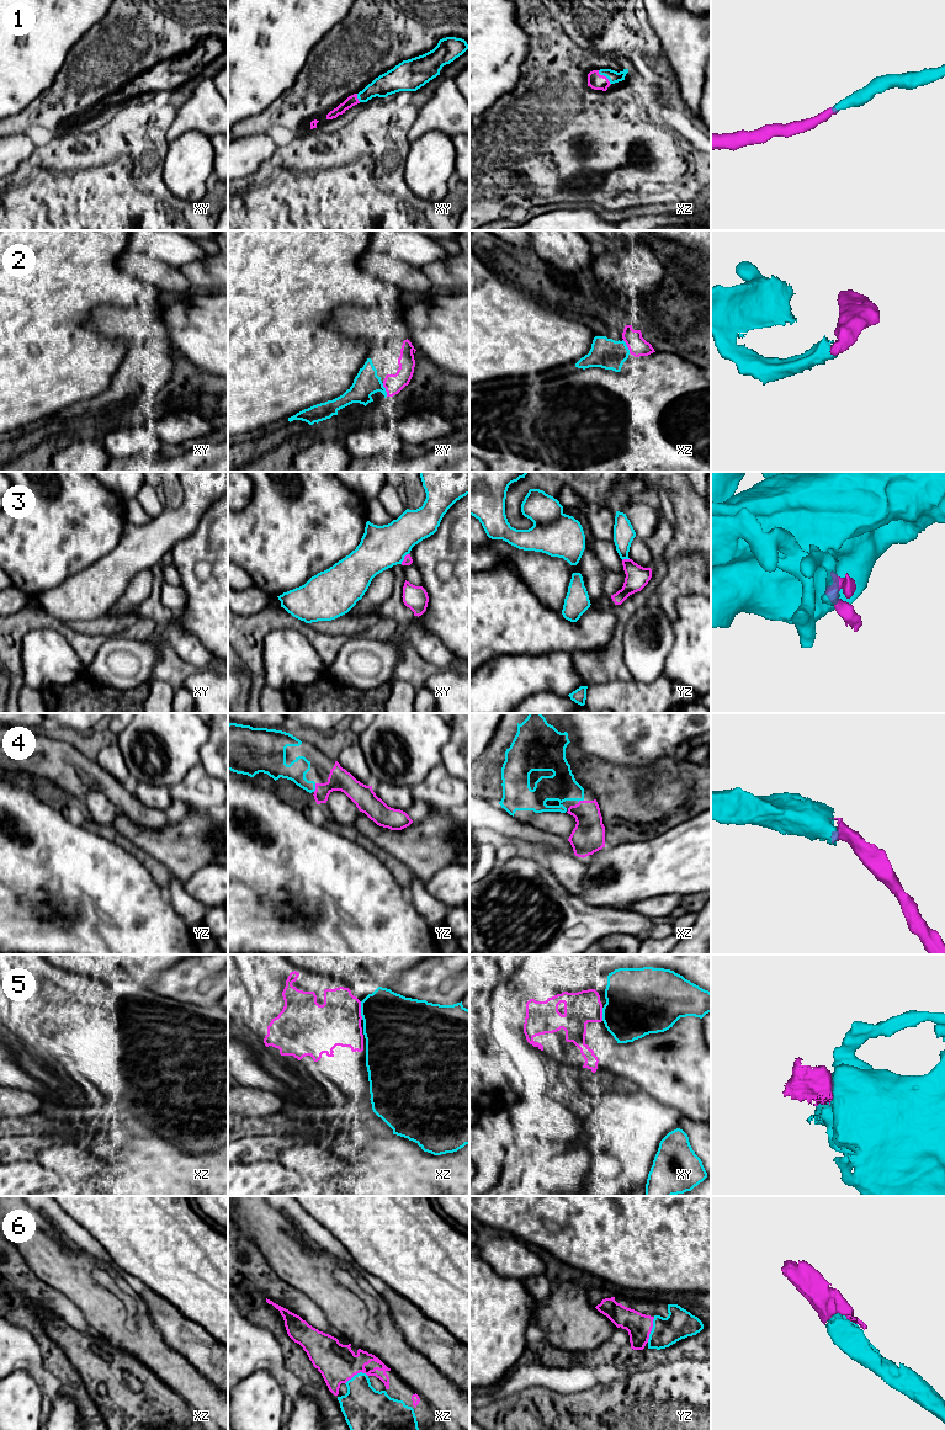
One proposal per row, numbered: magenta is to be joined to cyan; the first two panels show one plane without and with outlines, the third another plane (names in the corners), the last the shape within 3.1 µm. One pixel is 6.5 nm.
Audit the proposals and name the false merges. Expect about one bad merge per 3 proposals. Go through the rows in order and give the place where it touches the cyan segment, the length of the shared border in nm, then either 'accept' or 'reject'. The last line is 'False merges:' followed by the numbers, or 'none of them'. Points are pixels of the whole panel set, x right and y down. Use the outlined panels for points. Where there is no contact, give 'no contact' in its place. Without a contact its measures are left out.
1: contact xz (605, 75); length 130 nm; accept
2: contact xy (385, 389); length 90 nm; accept
3: contact yz (625, 558); length 50 nm; reject
4: contact yz (314, 787); length 60 nm; accept
5: contact xz (361, 1010); length 120 nm; accept
6: contact yz (652, 1329); length 180 nm; accept
False merges: 3

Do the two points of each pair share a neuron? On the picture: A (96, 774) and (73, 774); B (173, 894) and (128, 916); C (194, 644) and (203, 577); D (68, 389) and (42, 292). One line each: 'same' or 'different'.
A: same
B: different
C: different
D: same

